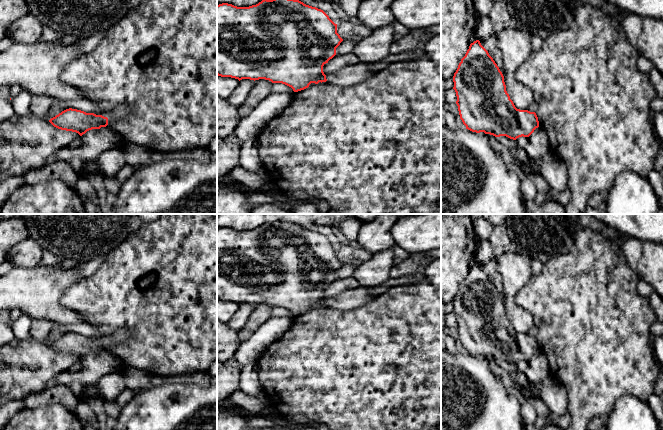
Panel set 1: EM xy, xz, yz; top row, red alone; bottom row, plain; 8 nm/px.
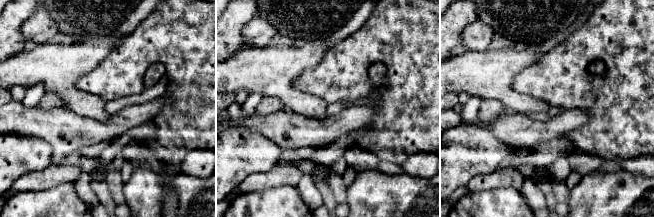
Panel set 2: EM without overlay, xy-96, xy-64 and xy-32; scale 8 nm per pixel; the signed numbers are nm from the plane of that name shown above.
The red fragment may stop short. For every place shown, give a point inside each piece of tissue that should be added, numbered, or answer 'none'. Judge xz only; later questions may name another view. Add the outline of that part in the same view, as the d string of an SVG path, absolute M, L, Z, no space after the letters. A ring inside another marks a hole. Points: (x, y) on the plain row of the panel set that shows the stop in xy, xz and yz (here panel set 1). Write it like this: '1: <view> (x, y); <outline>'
1: xz (352, 298); M368 287L351 288L338 295L326 299L326 306L322 308L340 309L343 311L363 306L373 299Z

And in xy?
1: xy (121, 336); M120 329L115 334L108 337L101 338L108 342L108 347L112 347L117 344L125 343L132 336L132 332L129 329Z

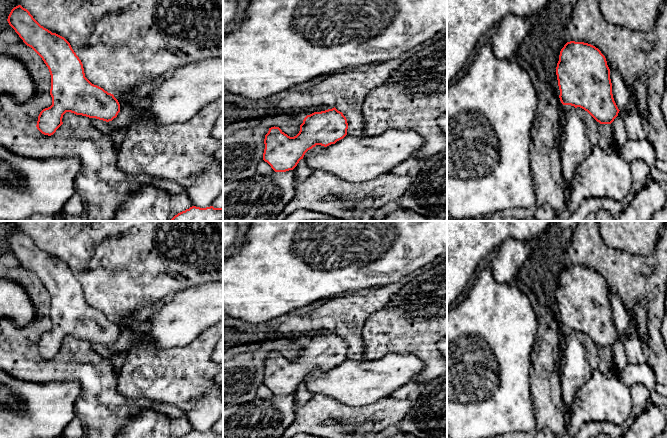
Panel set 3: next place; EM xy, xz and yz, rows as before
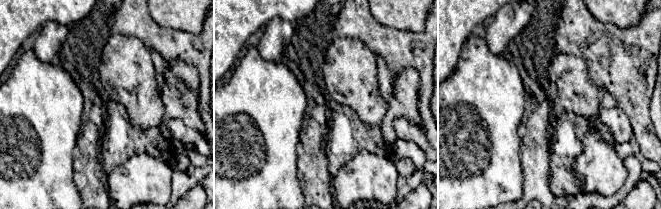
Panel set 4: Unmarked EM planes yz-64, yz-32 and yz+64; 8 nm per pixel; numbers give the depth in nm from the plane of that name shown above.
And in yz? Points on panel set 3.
none

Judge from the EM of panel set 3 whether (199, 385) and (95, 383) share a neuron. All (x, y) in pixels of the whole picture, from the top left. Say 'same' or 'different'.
different

